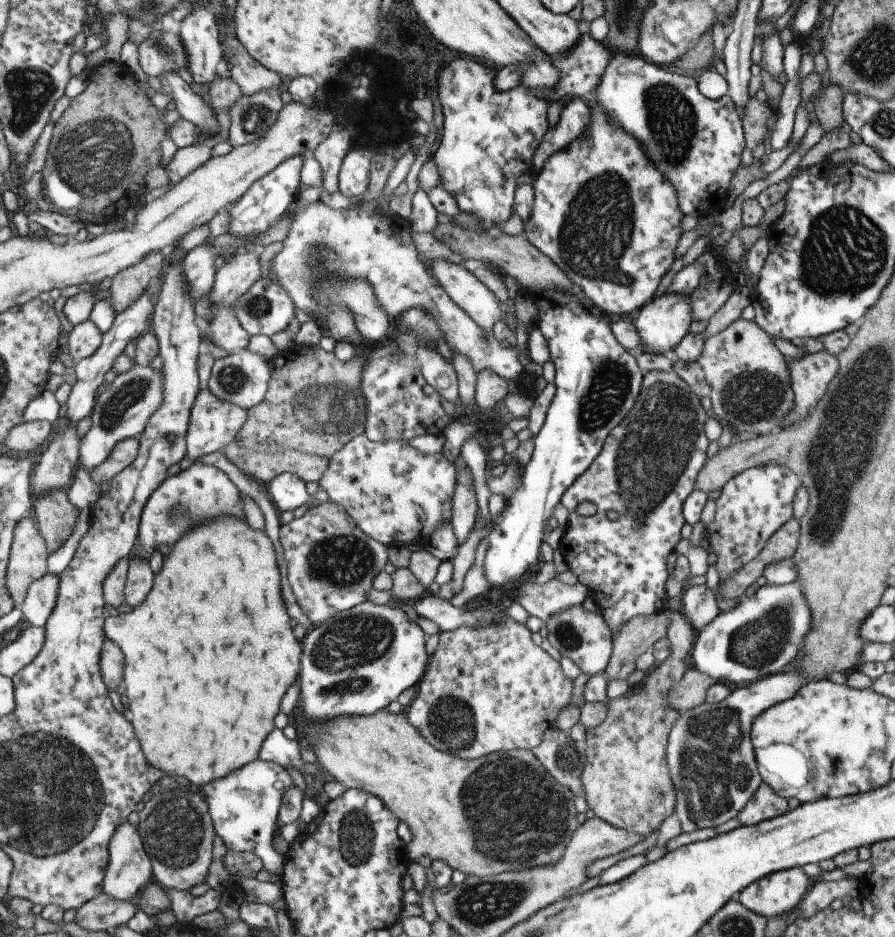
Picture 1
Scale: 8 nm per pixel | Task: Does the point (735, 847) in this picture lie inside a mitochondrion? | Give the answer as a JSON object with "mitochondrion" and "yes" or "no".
{"mitochondrion":"no"}

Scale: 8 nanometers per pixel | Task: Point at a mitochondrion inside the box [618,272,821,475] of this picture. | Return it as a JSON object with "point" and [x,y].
{"point":[750,397]}

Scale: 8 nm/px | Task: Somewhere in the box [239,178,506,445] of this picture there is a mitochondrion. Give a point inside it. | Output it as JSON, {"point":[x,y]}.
{"point":[318,255]}

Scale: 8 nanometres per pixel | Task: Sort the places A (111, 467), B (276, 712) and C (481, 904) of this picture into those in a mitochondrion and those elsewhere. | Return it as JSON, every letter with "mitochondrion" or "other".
{"A":"other","B":"other","C":"mitochondrion"}

